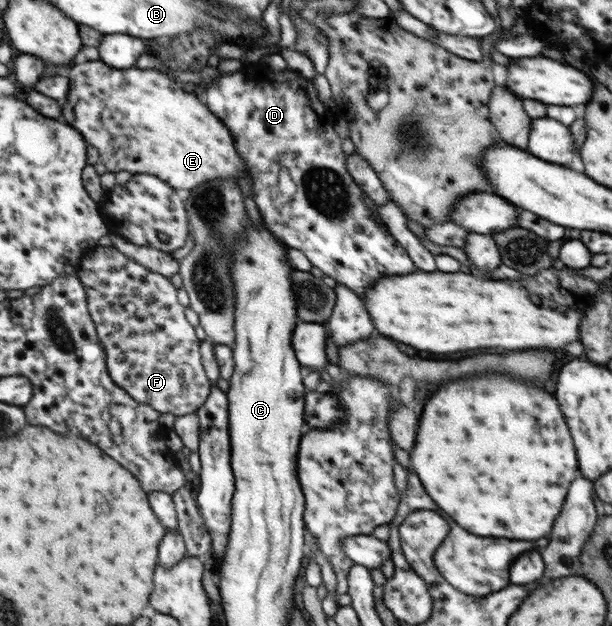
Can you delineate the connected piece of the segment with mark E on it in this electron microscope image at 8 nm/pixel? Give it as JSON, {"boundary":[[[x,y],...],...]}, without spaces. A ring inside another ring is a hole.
{"boundary":[[[100,60],[76,64],[70,70],[70,92],[63,102],[68,104],[61,103],[61,119],[64,121],[66,118],[68,124],[76,124],[76,128],[88,136],[88,144],[100,152],[99,160],[105,164],[107,172],[114,174],[130,170],[133,175],[150,174],[160,177],[174,189],[189,191],[208,180],[248,176],[248,168],[238,156],[234,138],[222,120],[214,116],[194,94],[184,92],[180,84],[158,70],[116,70]]]}

